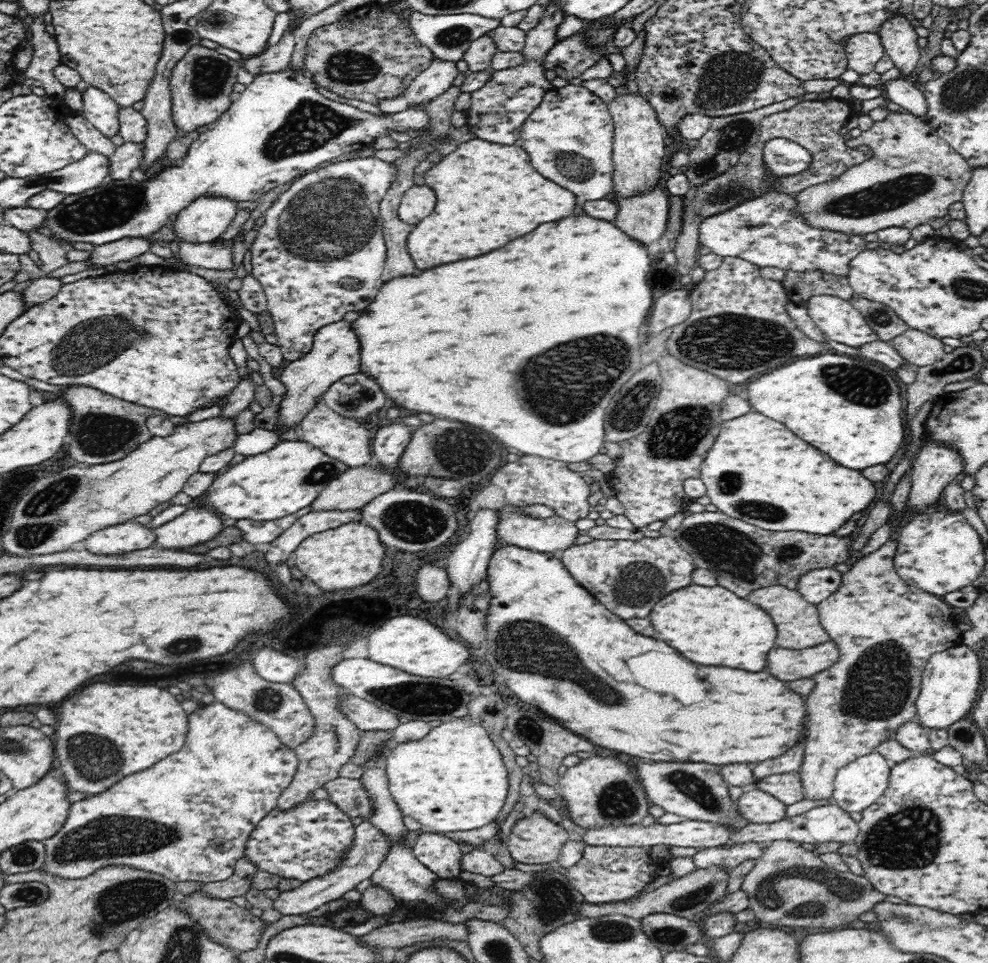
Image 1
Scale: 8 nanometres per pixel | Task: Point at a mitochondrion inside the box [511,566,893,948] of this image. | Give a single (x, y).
(766, 888)

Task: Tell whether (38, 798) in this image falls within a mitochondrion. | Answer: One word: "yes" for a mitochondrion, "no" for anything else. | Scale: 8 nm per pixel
no

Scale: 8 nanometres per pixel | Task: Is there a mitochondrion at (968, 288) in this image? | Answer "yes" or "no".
yes

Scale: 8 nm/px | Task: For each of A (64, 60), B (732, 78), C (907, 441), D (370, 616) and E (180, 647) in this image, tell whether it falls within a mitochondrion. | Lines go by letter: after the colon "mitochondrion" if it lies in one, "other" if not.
A: other
B: mitochondrion
C: other
D: other
E: mitochondrion

